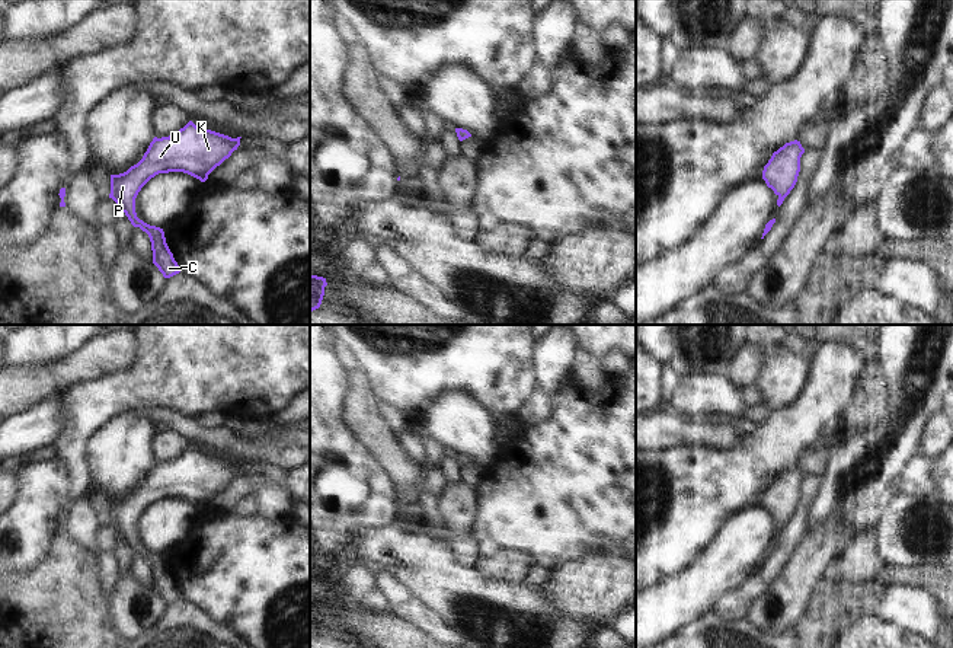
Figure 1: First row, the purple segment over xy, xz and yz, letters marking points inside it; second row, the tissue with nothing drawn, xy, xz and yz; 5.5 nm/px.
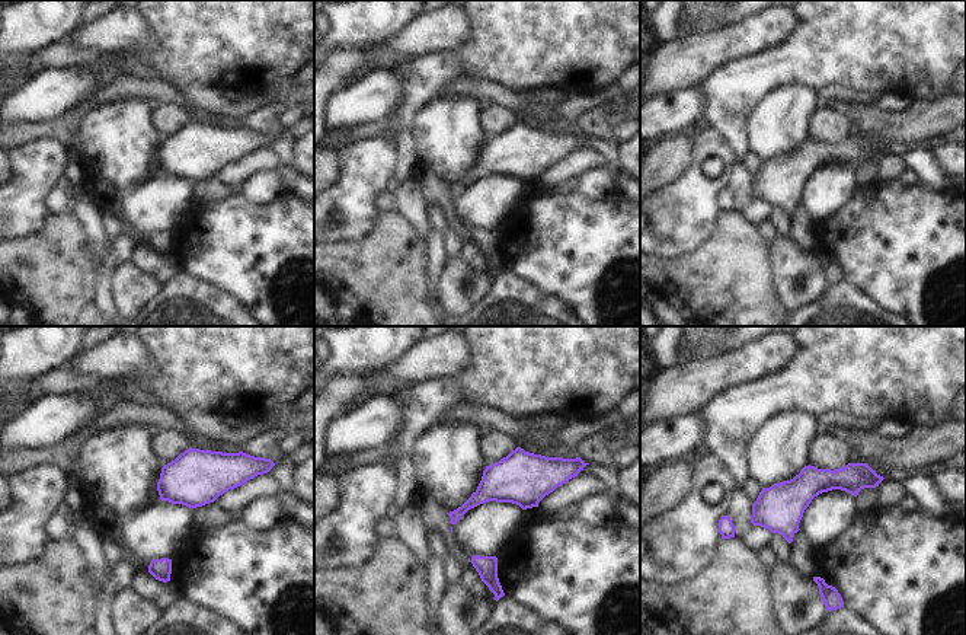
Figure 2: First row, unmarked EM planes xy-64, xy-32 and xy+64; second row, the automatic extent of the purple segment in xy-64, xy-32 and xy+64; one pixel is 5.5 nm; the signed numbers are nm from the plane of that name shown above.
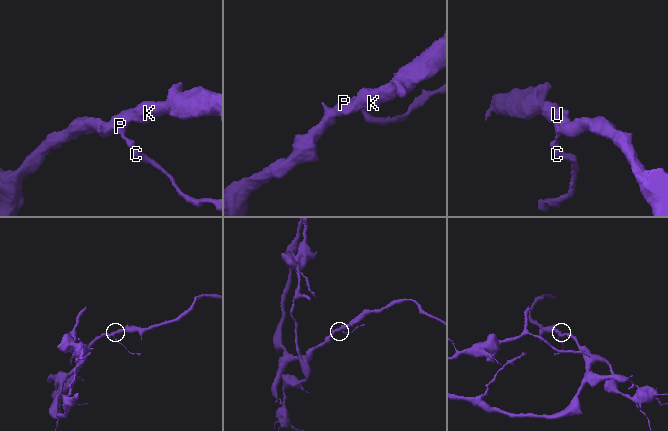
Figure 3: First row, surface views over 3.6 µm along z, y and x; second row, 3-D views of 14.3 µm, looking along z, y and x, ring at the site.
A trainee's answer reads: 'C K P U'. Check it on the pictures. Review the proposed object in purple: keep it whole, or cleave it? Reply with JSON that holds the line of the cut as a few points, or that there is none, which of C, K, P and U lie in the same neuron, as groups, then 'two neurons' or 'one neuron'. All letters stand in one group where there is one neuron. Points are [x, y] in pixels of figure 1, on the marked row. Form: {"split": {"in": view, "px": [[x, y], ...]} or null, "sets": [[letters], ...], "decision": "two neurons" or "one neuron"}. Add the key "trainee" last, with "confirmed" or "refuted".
{"split": null, "sets": [["C", "K", "P", "U"]], "decision": "one neuron", "trainee": "confirmed"}

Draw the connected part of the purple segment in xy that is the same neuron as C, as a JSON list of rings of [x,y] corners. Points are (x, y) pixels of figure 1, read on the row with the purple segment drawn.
[[[189,121],[183,128],[169,137],[154,137],[143,159],[127,172],[111,175],[111,194],[118,210],[122,211],[134,227],[145,232],[151,242],[153,264],[164,278],[180,272],[170,252],[164,232],[140,220],[135,213],[135,198],[141,188],[156,175],[183,172],[201,182],[231,156],[240,146],[240,138],[196,127]]]

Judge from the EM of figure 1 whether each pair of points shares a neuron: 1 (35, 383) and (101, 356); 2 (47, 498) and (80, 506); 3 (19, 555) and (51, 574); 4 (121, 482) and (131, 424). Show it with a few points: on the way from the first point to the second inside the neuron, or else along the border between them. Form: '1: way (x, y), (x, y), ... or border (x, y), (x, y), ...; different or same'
1: way (51, 379), (85, 364); same
2: border (76, 492), (63, 513); different
3: border (54, 536), (48, 552), (29, 571), (15, 573); different
4: way (121, 468), (121, 450), (127, 439); same

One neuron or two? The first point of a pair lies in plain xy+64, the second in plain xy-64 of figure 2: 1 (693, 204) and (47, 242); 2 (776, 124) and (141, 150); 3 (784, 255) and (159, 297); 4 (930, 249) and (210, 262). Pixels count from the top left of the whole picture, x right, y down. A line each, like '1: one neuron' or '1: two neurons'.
1: two neurons
2: one neuron
3: two neurons
4: one neuron

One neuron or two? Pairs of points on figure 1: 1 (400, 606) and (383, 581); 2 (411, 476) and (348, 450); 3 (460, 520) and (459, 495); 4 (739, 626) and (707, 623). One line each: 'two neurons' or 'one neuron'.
1: one neuron
2: two neurons
3: one neuron
4: one neuron

